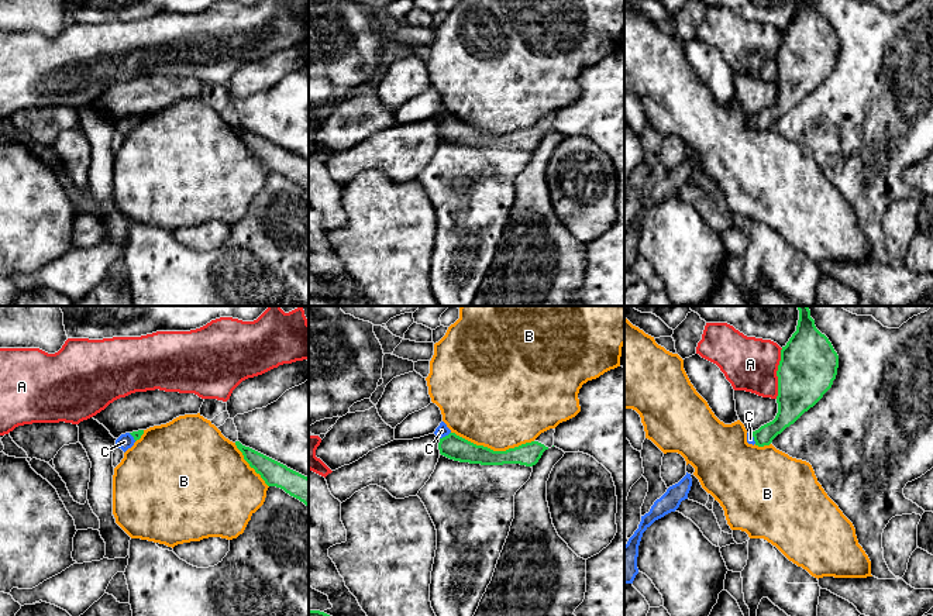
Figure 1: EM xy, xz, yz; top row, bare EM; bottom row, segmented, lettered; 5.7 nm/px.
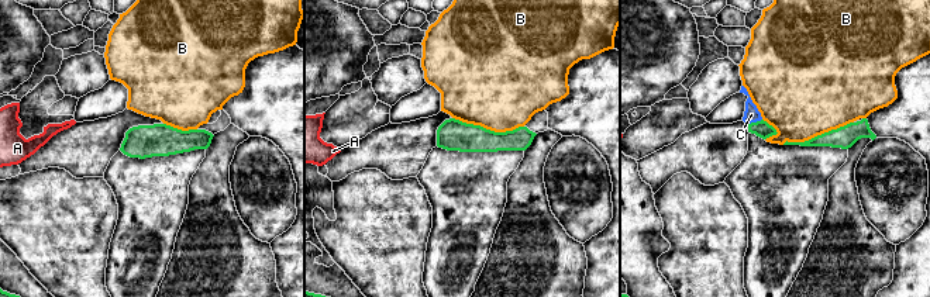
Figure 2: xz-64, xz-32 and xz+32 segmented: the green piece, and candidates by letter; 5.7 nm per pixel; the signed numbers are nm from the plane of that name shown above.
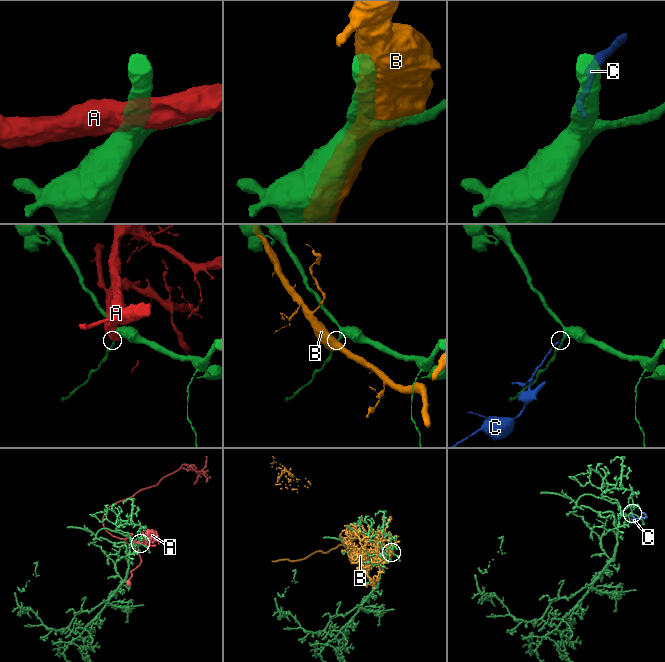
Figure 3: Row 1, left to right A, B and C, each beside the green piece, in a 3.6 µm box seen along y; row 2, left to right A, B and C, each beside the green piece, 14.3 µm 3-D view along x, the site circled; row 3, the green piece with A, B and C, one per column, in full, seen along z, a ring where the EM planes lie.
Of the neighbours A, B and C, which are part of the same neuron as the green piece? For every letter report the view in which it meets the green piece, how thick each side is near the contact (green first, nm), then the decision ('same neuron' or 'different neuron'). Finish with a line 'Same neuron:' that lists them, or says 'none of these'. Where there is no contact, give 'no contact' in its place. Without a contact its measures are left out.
A: contact in yz; calibres 320 and 320 nm; different neuron
B: contact in xz; calibres 140 and 480 nm; different neuron
C: contact in xz; calibres 140 and 70 nm; same neuron
Same neuron: C

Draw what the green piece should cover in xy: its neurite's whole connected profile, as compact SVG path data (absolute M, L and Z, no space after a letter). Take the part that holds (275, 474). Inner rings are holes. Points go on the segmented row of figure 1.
M235 441L237 448L242 452L244 460L255 469L268 486L283 489L290 496L309 506L309 478L288 468L286 465L242 445Z

